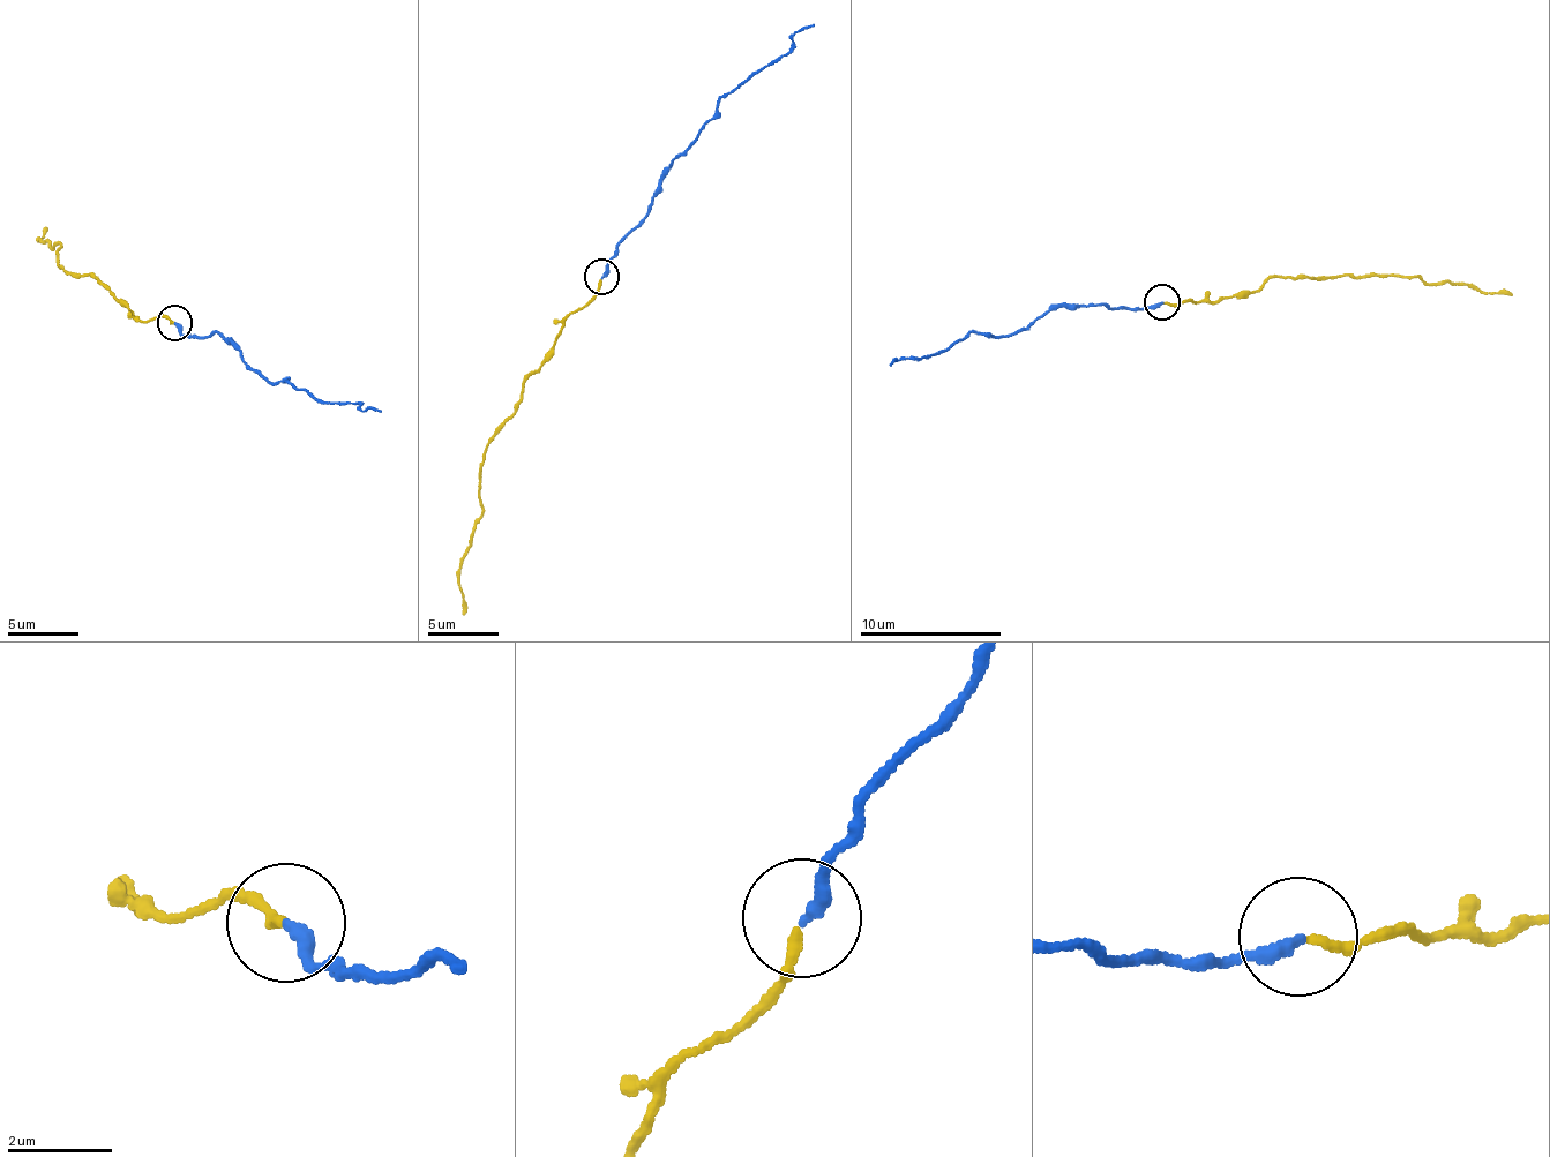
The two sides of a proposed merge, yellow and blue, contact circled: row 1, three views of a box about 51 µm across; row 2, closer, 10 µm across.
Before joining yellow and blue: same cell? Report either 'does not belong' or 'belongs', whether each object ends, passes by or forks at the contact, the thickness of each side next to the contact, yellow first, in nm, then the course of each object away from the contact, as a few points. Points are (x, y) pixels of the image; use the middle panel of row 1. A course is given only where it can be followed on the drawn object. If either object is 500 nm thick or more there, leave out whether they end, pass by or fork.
belongs; yellow ends; blue ends; calibres 180 and 260 nm; course yellow (600, 279), (487, 444), (480, 517), (458, 573), (465, 616); course blue (600, 276), (646, 215), (661, 172), (689, 144), (718, 102), (792, 46), (795, 35), (813, 23)

